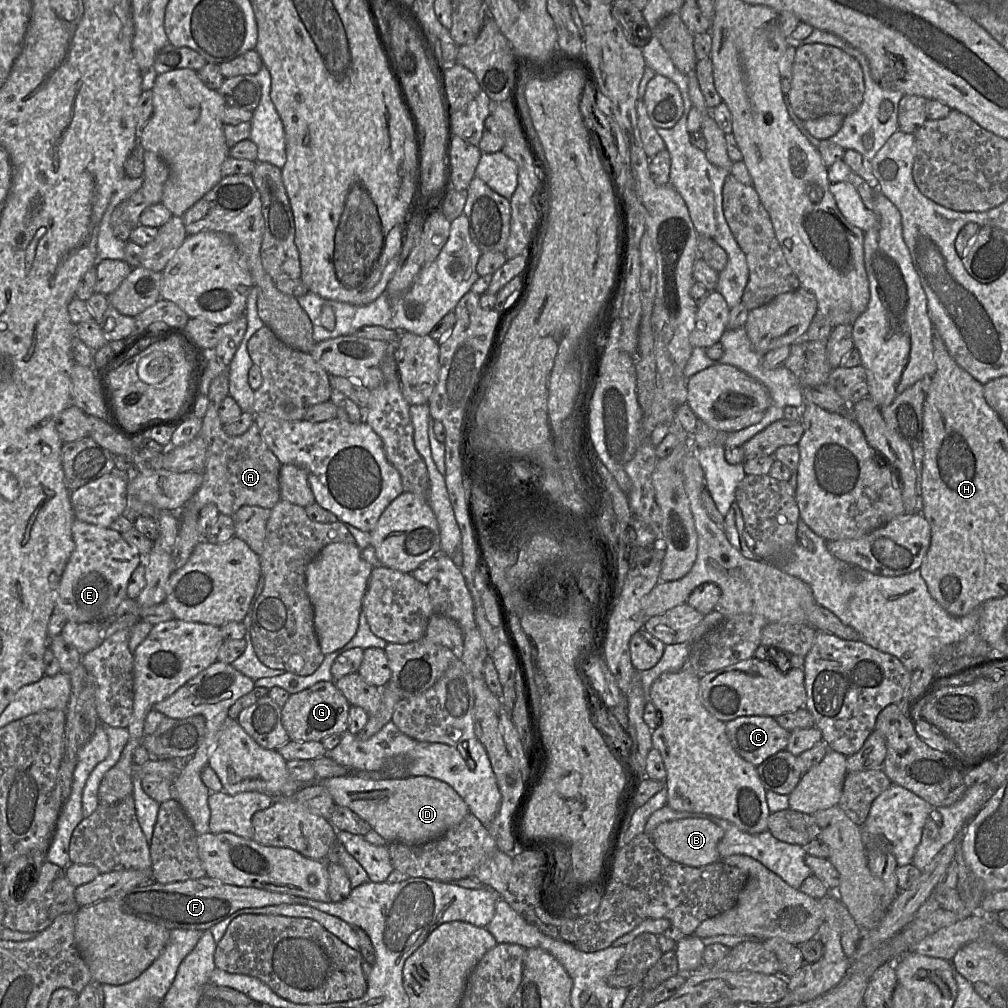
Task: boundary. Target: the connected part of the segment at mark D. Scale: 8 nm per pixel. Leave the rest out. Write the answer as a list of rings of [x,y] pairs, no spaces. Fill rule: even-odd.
[[[348,775],[317,783],[326,787],[336,805],[351,809],[388,843],[428,843],[441,837],[470,813],[465,801],[450,785],[428,776],[371,779]]]

